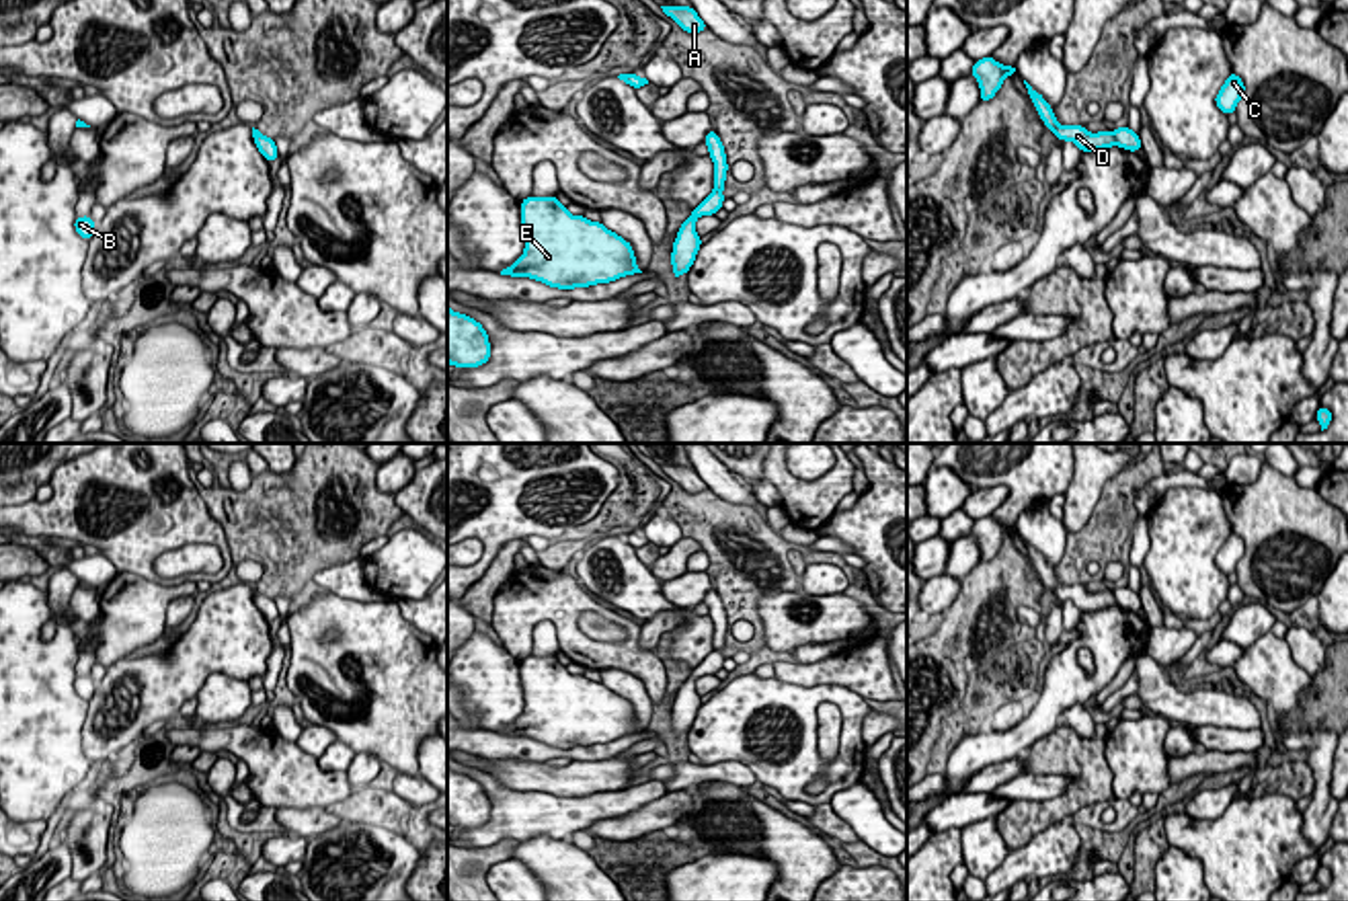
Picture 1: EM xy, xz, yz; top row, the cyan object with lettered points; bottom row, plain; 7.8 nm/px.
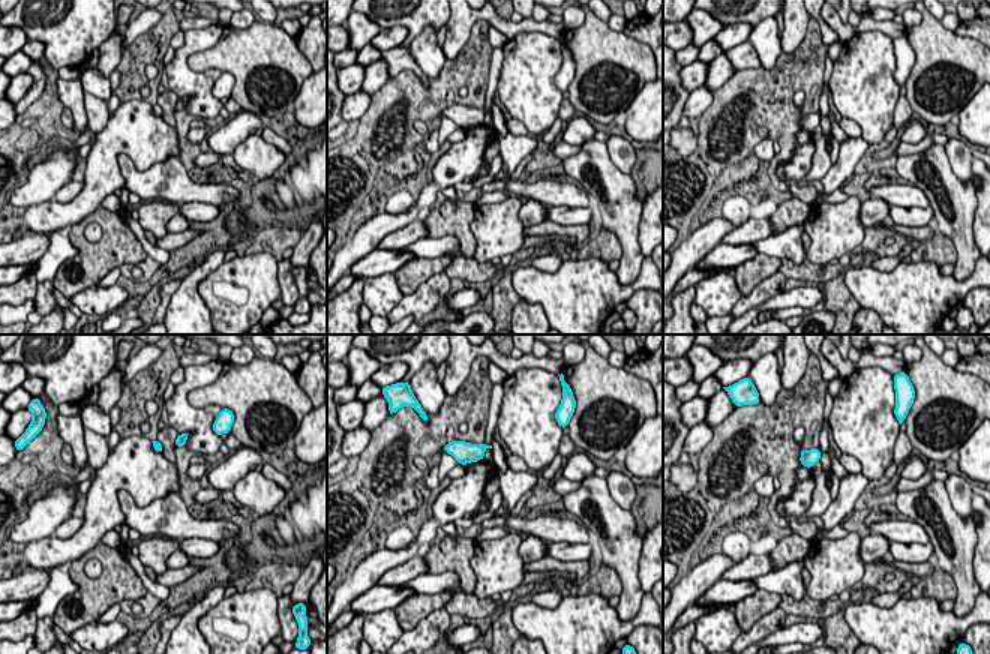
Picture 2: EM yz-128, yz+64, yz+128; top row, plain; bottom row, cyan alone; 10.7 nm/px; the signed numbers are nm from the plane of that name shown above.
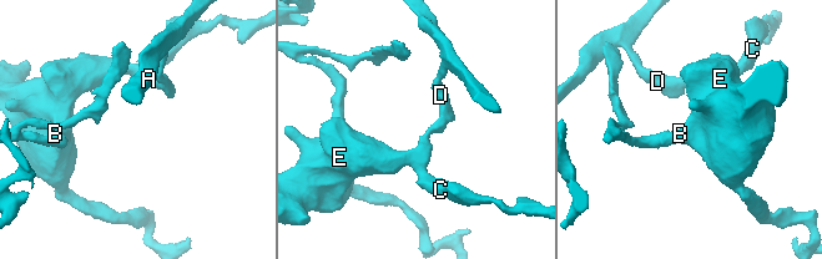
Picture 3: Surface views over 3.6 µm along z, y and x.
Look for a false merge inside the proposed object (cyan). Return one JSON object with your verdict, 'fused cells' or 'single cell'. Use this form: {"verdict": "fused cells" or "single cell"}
{"verdict": "fused cells"}

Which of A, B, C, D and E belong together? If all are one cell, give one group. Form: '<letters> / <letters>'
A D / B C E

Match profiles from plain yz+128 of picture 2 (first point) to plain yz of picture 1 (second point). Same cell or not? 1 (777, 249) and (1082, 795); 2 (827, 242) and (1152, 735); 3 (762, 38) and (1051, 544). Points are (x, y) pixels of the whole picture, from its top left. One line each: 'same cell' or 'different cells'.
1: different cells
2: same cell
3: same cell

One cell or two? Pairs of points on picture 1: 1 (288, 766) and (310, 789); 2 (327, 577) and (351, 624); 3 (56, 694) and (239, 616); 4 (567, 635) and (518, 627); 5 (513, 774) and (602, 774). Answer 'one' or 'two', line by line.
1: one
2: two
3: two
4: one
5: one

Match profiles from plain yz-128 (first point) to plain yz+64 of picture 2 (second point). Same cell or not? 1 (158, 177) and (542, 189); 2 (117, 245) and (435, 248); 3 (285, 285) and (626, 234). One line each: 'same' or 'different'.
1: same
2: different
3: same

